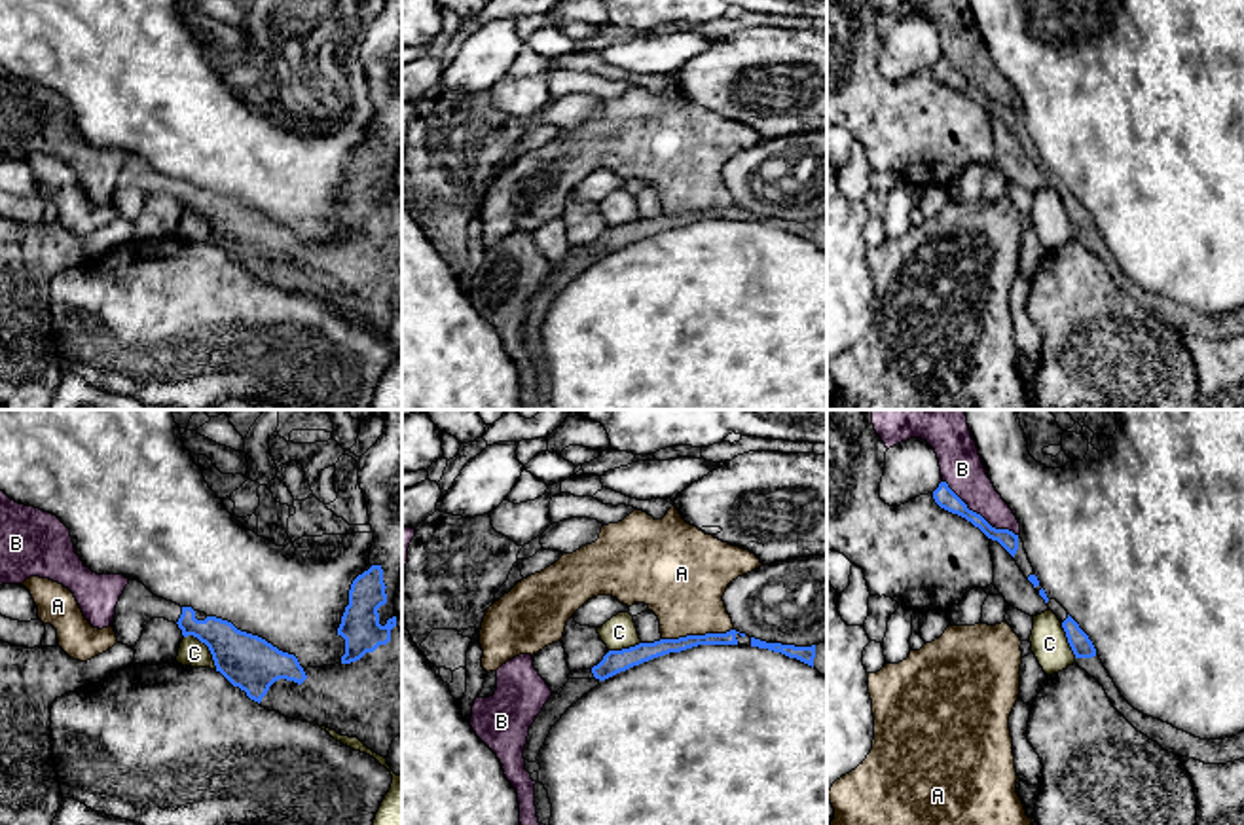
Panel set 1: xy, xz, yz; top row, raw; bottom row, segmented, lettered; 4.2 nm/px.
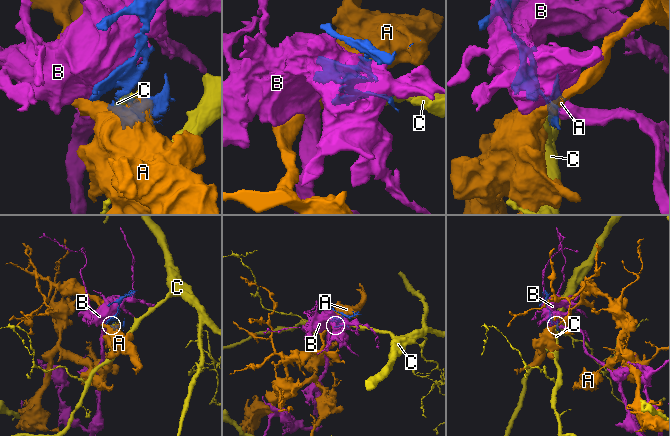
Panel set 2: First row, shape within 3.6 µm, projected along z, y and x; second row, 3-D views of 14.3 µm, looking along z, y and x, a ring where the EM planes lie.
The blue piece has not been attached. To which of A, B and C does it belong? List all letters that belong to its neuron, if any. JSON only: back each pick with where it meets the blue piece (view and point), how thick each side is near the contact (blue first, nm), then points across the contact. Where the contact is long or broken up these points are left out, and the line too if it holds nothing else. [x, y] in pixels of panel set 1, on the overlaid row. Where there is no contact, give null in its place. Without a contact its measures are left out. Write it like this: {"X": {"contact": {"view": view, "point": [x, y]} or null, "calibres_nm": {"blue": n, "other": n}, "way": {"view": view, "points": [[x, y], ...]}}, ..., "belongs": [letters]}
{"belongs": []}

